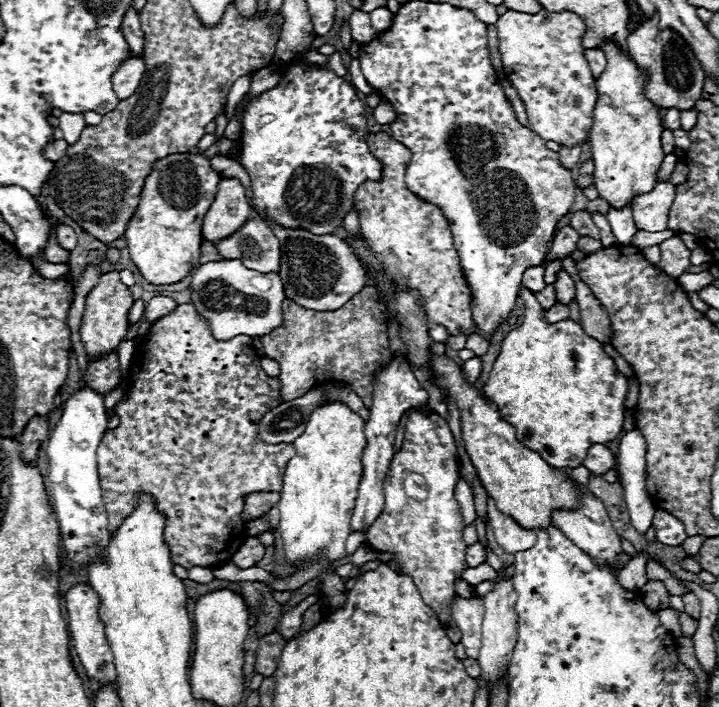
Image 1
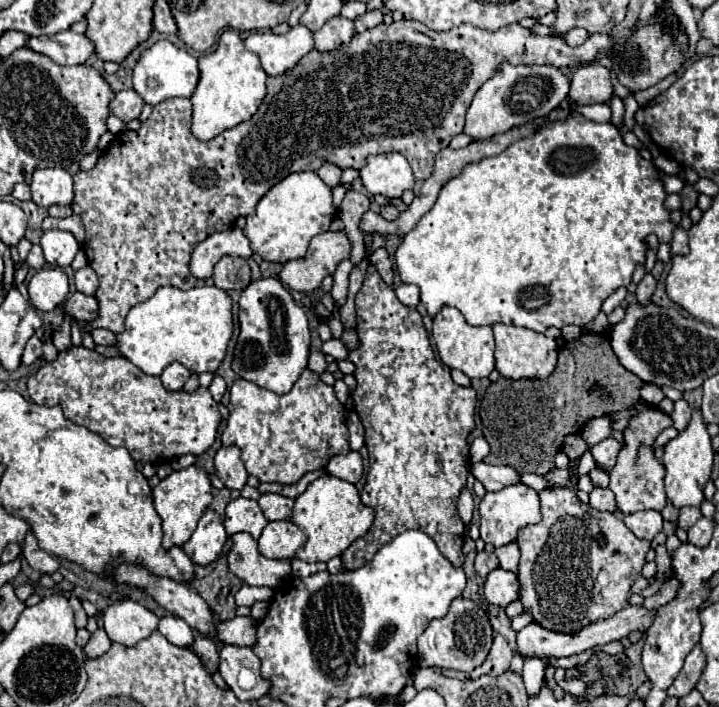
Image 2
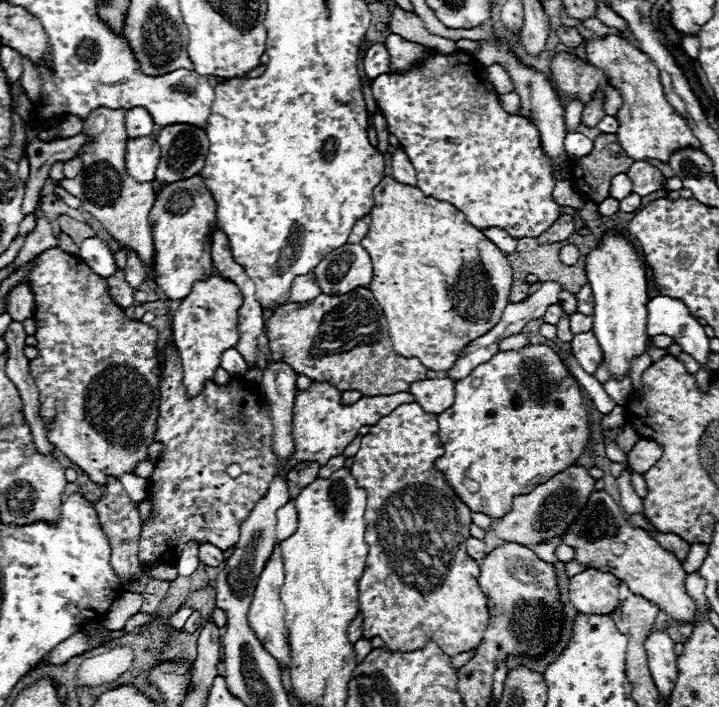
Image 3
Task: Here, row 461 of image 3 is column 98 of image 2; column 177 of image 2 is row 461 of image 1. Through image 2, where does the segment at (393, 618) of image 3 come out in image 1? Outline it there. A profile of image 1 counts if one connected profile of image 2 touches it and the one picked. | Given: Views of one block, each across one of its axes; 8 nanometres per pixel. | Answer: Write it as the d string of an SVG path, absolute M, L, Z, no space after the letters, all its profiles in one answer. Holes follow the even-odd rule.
M412 412L408 422L406 422L406 434L404 434L404 442L400 446L400 450L394 454L392 462L390 462L390 470L384 482L384 510L378 516L376 524L372 524L372 528L366 534L366 542L380 550L380 552L388 552L392 554L392 562L398 562L398 574L400 576L412 576L412 580L416 582L418 590L422 592L424 602L436 612L436 618L440 622L440 626L444 628L446 636L458 644L460 642L460 628L456 626L456 622L452 620L452 602L458 596L454 590L456 580L462 578L462 572L468 568L464 556L466 556L466 542L462 540L464 534L464 524L462 524L462 514L460 514L460 504L454 498L454 490L456 490L456 482L458 482L458 448L456 448L456 440L448 428L448 422L442 420L436 412ZM408 474L422 474L426 484L428 484L428 498L426 500L414 500L410 496L406 496L404 492L404 478Z

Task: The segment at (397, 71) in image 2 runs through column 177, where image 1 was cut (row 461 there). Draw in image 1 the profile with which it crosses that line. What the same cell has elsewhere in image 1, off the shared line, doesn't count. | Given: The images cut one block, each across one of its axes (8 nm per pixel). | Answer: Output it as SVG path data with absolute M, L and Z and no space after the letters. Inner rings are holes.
M178 304L176 310L160 320L156 320L150 330L144 334L140 348L134 354L130 372L128 372L128 380L132 384L132 392L128 400L122 400L116 404L114 412L120 418L120 426L114 430L106 430L100 446L98 446L98 474L100 474L100 486L102 486L102 496L104 496L104 506L106 506L106 514L108 514L108 530L114 534L120 524L134 512L136 504L138 504L138 496L148 494L156 500L156 510L160 514L164 514L164 542L170 548L170 558L174 564L184 566L186 570L190 570L192 566L220 566L224 562L228 562L234 552L244 544L244 540L248 538L246 534L246 522L242 520L242 508L244 508L244 500L248 494L252 492L280 492L282 490L282 478L286 472L286 464L288 460L296 454L292 444L266 444L264 440L260 440L258 436L258 422L260 418L280 406L284 400L280 396L280 380L278 378L270 378L264 374L264 370L260 368L260 356L256 352L256 348L252 346L252 338L250 336L236 336L236 344L224 344L220 340L216 340L210 332L208 322L198 314L198 310L192 304Z

